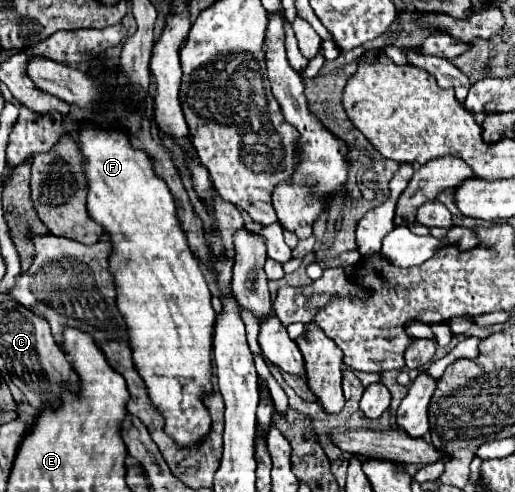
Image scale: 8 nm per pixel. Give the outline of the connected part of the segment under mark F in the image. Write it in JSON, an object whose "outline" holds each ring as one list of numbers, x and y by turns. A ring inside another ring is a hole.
{"outline":[[84,125,78,131,80,149,86,157,84,169,90,181,88,213,94,221,104,225,114,243,114,255,110,259,112,273,118,291,118,309,124,313,132,355,138,373,146,381,154,407,166,419,166,433,174,437,182,447,196,445,210,431,210,413,202,403,202,397,214,389,212,385,212,333,216,313,210,303,210,291,206,279,188,249,186,233,178,225,176,203,164,181,154,177,146,153,130,147,126,133,106,131,94,125]]}

